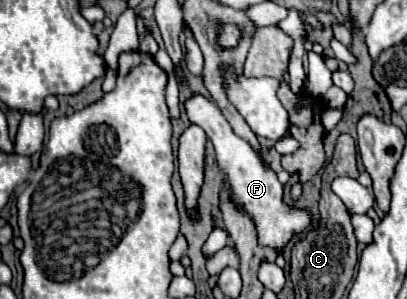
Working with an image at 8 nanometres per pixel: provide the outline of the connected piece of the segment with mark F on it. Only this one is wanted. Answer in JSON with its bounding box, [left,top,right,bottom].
[185,95,313,255]

